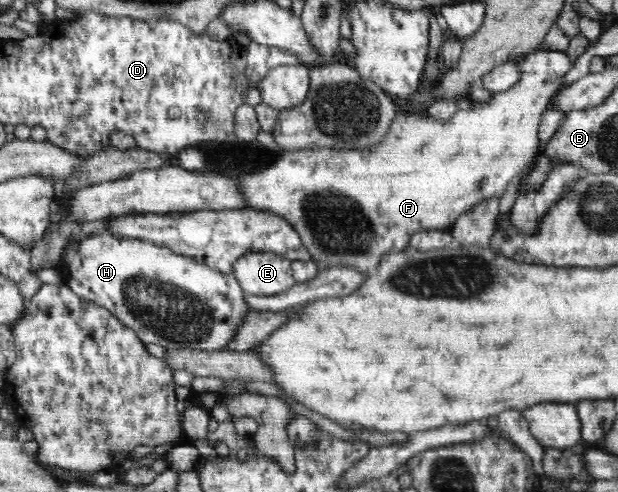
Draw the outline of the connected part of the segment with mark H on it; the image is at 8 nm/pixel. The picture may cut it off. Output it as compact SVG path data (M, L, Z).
M107 230L100 235L88 236L78 245L71 245L69 241L59 262L63 283L72 288L79 299L106 308L112 316L134 331L141 342L167 349L220 351L228 345L249 312L244 300L245 293L232 271L220 273L190 256L178 255L149 241L117 237Z

